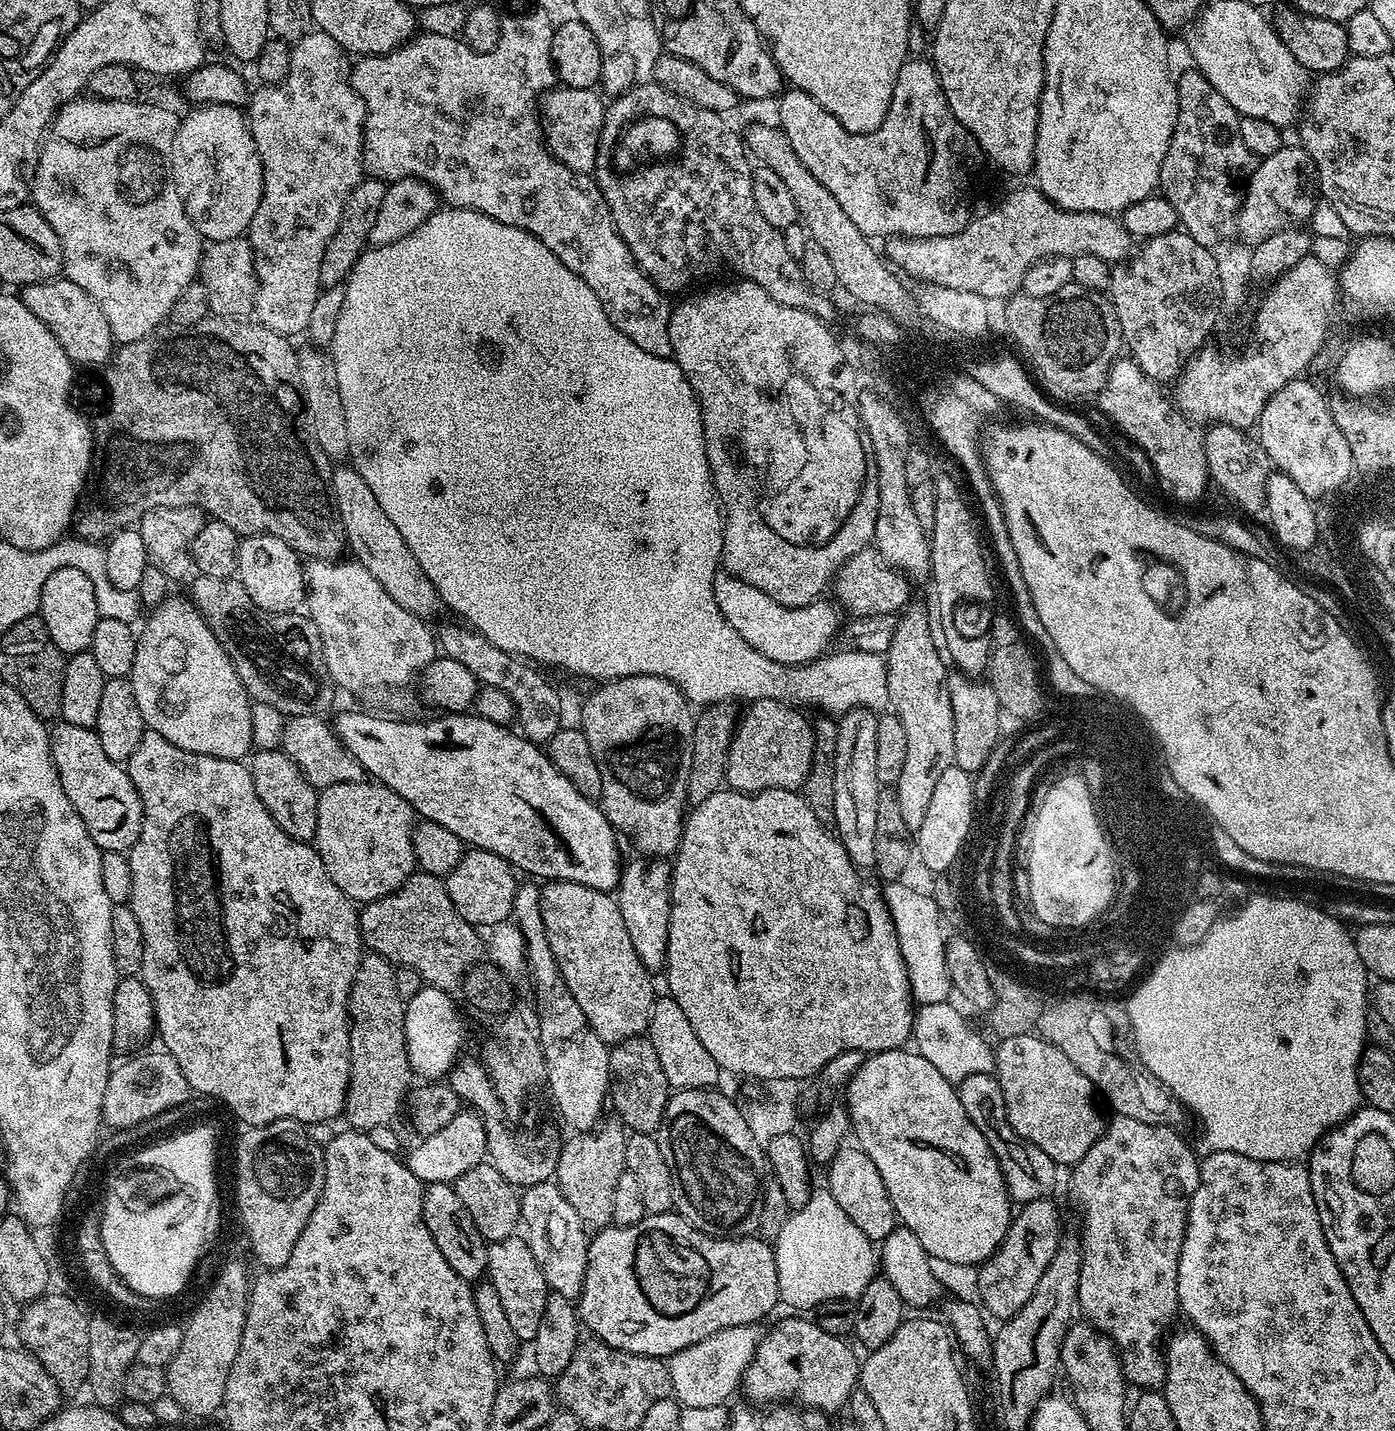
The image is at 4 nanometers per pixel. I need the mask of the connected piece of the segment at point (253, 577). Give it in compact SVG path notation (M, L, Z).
M246 536L241 539L236 571L240 584L252 601L267 612L295 612L305 603L306 581L304 564L296 552L282 538Z

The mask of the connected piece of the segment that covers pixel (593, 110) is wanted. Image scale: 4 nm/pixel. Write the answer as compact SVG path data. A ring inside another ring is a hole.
M557 86L542 97L542 127L548 150L575 172L592 174L596 171L596 155L606 111L605 97L599 91L596 92L588 88Z

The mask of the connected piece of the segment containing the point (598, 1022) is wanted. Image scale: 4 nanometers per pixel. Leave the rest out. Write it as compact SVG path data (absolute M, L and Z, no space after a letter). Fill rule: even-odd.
M549 880L539 889L546 942L550 942L558 970L594 1034L606 1042L617 1042L647 1033L653 977L634 951L615 899L607 892L569 880Z

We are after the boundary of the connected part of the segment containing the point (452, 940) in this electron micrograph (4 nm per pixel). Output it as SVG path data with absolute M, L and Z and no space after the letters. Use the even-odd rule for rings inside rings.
M413 871L406 882L389 896L367 901L359 909L360 939L363 947L369 952L376 952L386 958L394 966L409 968L419 974L425 985L432 985L445 990L459 989L464 976L482 956L482 936L473 925L465 922L458 910L454 910L454 902L450 902L448 892L444 889L444 880L432 876L429 872Z

